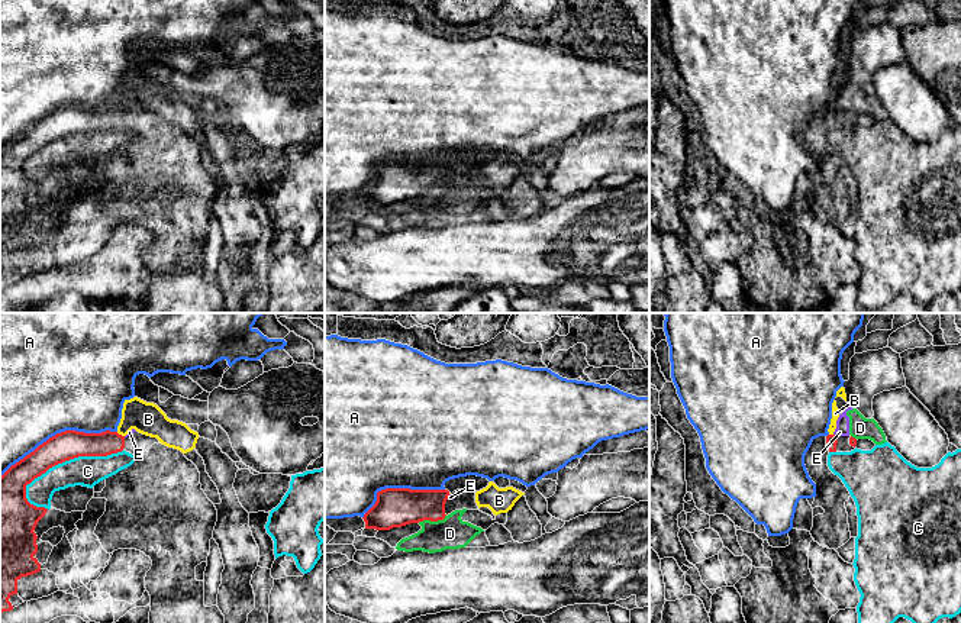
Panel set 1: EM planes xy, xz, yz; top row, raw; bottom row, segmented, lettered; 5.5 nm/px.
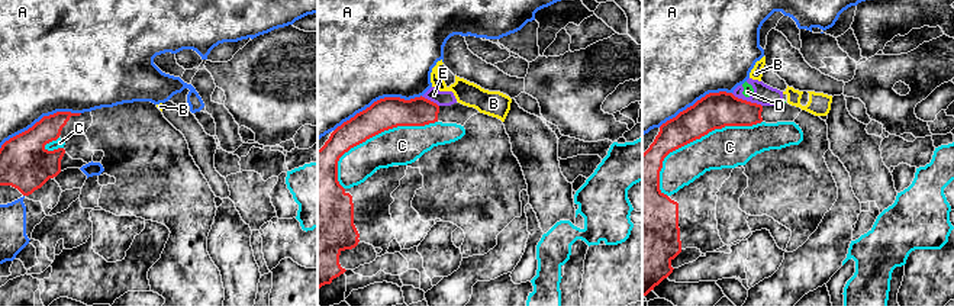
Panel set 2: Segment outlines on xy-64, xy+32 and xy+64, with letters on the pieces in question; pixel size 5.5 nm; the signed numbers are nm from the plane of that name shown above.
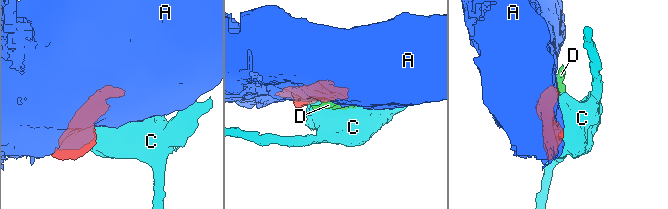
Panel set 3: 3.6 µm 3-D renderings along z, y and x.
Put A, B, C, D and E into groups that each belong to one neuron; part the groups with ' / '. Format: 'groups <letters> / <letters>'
groups A / B D E / C

